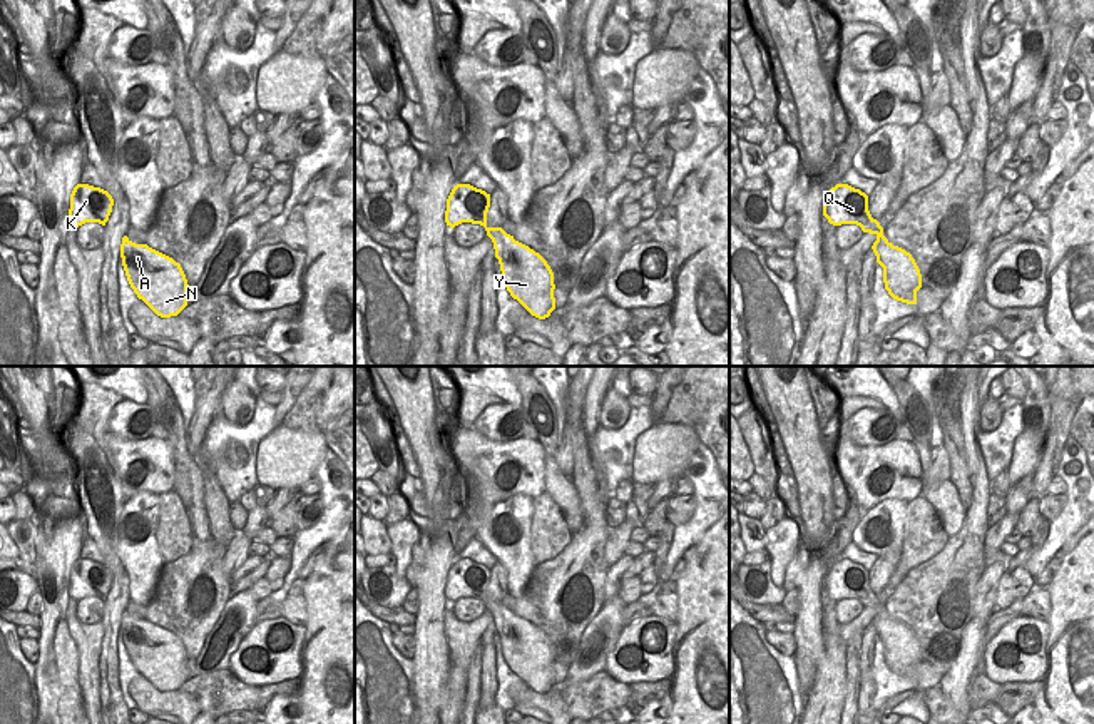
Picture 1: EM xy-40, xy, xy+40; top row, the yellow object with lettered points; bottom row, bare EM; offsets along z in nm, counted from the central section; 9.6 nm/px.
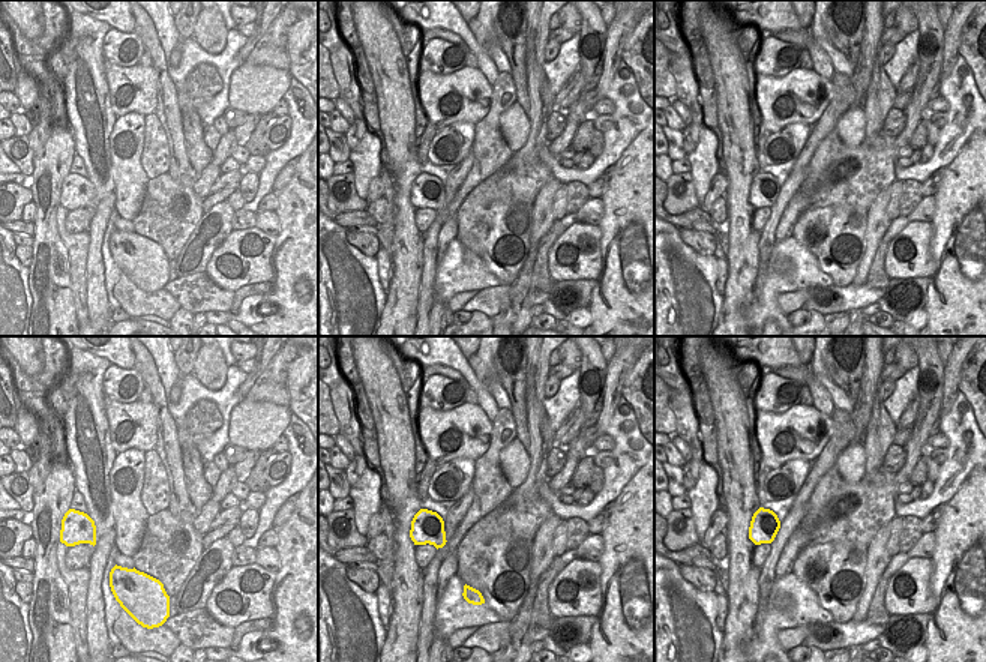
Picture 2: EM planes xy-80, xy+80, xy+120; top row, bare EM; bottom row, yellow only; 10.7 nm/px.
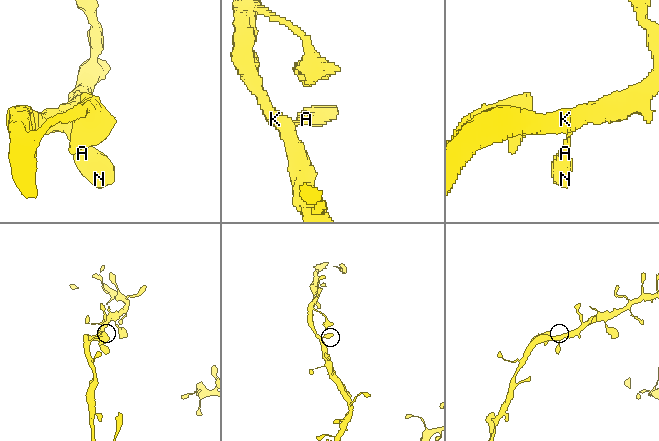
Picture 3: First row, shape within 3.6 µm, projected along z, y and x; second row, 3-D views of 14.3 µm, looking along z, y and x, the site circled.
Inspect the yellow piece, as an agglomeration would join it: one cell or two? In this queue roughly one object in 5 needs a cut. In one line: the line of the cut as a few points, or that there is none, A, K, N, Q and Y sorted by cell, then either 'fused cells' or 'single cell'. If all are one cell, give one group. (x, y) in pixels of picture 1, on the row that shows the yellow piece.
cut none; groups A K N Q Y; single cell

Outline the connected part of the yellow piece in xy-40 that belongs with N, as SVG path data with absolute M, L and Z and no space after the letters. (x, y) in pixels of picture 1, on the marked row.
M127 236L120 244L127 281L157 316L177 316L187 306L187 279L179 263Z

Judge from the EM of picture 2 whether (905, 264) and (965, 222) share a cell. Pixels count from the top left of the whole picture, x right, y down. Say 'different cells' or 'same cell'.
different cells

